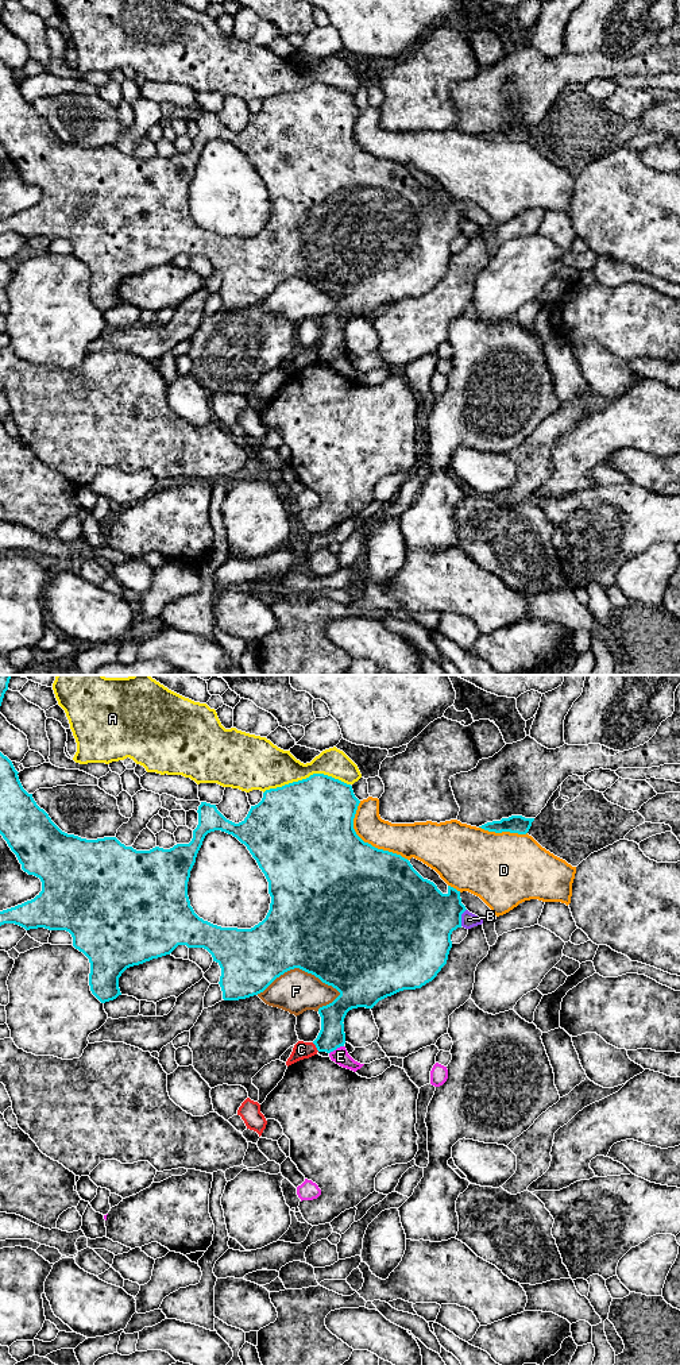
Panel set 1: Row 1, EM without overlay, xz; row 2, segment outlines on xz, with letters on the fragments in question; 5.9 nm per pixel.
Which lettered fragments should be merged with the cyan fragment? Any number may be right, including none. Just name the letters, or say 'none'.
none

